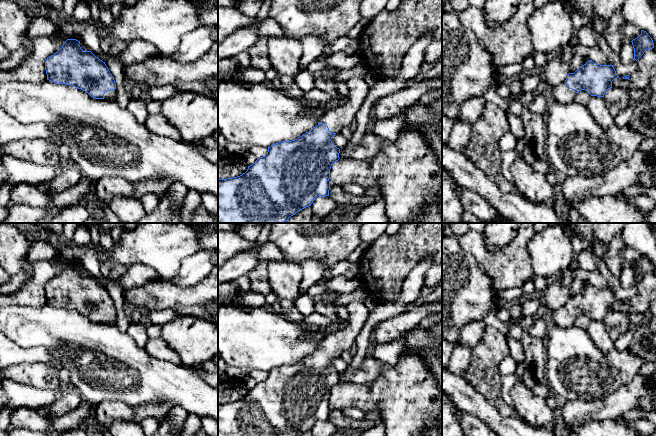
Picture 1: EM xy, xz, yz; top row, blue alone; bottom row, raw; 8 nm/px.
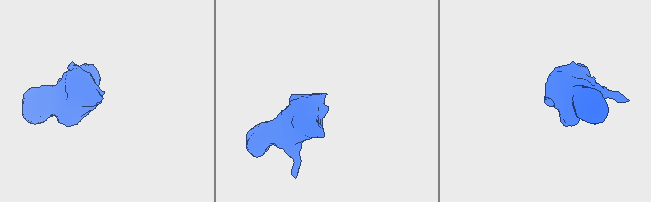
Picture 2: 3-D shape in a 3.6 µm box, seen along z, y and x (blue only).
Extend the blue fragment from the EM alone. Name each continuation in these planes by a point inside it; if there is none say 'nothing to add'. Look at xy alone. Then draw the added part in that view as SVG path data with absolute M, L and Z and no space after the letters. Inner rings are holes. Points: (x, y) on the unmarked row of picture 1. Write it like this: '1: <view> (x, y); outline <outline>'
1: xy (110, 319); outline M116 313L115 314L107 315L104 318L104 323L110 324L110 325L115 325L116 319L117 319Z

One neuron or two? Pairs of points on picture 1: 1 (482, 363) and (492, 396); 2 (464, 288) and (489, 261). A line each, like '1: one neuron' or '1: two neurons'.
1: one neuron
2: two neurons

